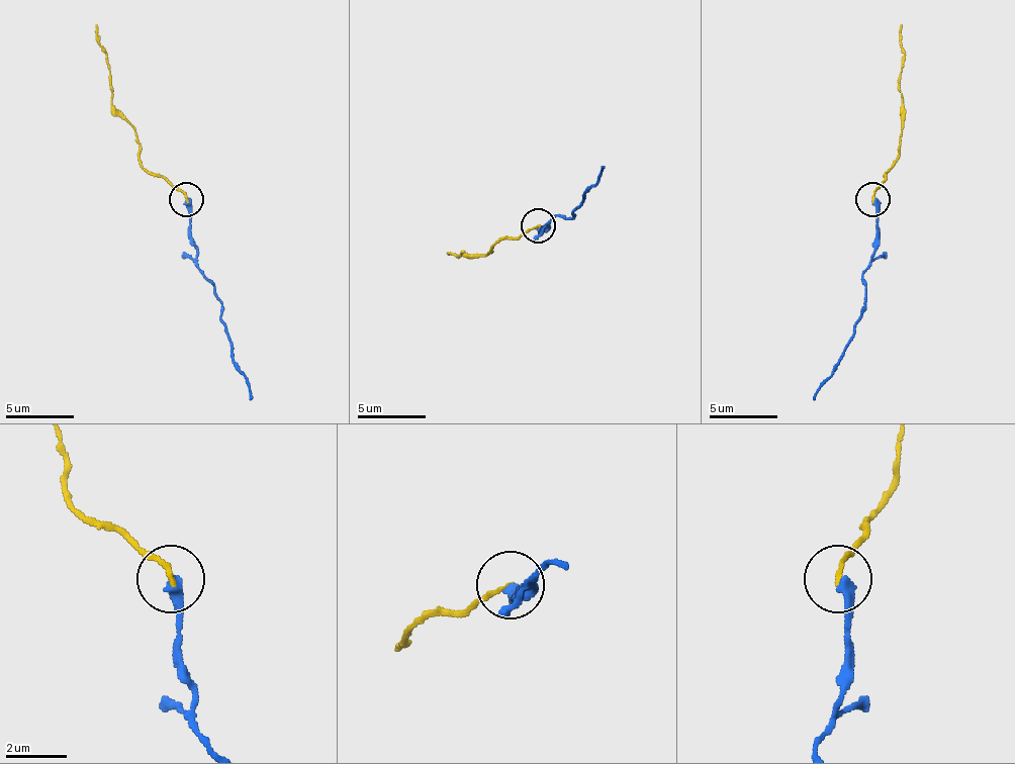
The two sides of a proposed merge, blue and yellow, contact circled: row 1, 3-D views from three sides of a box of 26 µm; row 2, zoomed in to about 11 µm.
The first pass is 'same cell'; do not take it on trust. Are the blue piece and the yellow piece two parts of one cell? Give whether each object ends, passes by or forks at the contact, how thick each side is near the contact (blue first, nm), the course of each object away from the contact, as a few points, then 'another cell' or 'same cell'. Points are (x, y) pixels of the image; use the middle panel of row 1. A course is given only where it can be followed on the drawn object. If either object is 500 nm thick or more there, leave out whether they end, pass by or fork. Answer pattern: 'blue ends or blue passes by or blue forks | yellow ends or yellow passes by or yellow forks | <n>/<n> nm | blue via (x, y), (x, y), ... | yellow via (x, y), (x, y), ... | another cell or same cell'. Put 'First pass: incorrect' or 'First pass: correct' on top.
First pass: correct
blue ends | yellow ends | 400/160 nm | blue via (539, 226), (542, 229), (556, 216), (566, 219), (573, 216), (604, 165) | yellow via (539, 226), (504, 236), (487, 254), (447, 254) | same cell

